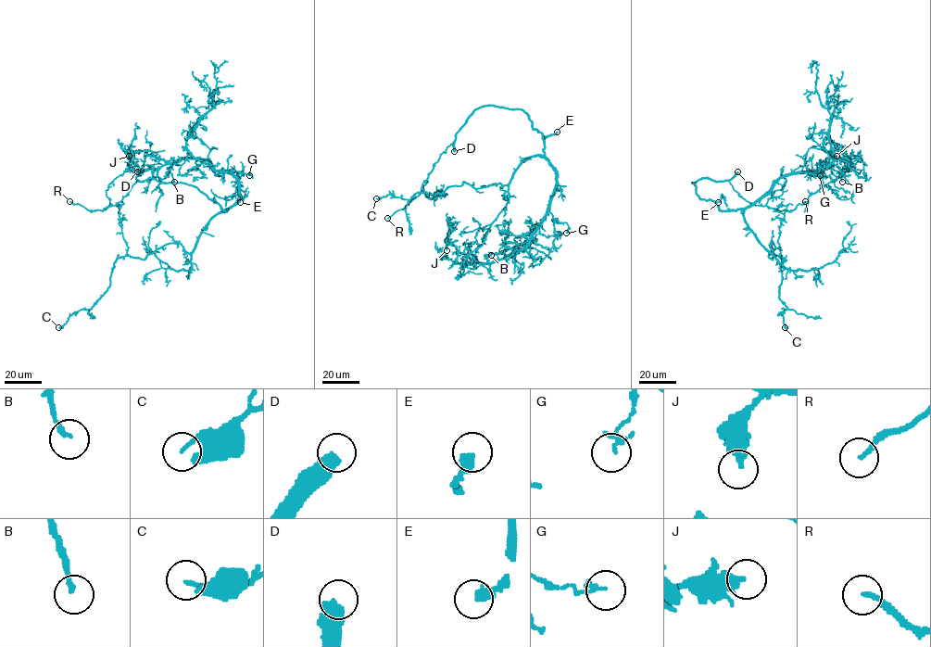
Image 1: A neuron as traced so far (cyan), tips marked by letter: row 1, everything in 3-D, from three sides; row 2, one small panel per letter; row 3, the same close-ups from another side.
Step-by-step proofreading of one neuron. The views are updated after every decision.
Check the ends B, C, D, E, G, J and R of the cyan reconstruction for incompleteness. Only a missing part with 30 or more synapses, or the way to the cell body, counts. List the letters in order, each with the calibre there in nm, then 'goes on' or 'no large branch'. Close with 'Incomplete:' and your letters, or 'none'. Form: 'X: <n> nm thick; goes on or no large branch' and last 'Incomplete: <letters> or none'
B: 170 nm thick; no large branch
C: 180 nm thick; no large branch
D: 550 nm thick; goes on
E: 340 nm thick; goes on
G: 200 nm thick; no large branch
J: 280 nm thick; no large branch
R: 160 nm thick; goes on
Incomplete: D, E, R

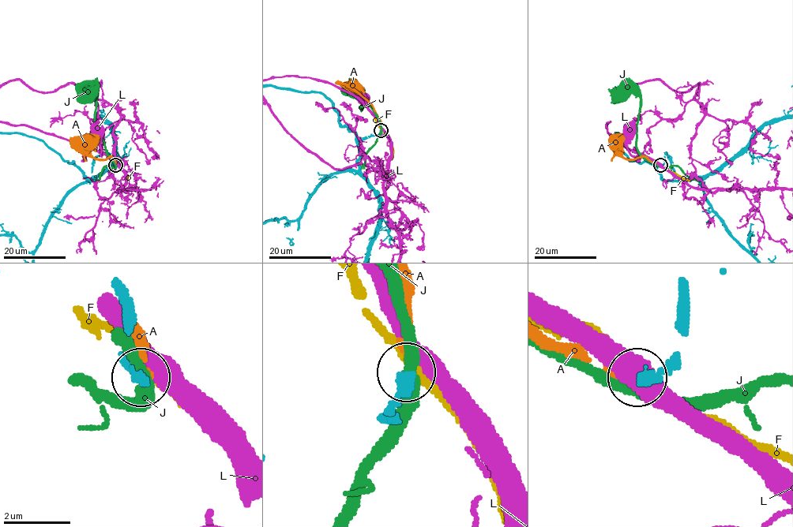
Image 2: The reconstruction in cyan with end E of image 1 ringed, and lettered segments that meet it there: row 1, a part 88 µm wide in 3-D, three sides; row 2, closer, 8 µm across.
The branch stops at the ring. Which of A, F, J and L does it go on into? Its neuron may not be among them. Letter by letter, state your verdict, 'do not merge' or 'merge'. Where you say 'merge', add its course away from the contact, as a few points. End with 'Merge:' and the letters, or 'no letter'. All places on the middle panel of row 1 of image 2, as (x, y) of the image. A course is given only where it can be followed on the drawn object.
A: merge; course (381, 129), (381, 121), (376, 111), (356, 92), (354, 86)
F: do not merge
J: do not merge
L: do not merge
Merge: A

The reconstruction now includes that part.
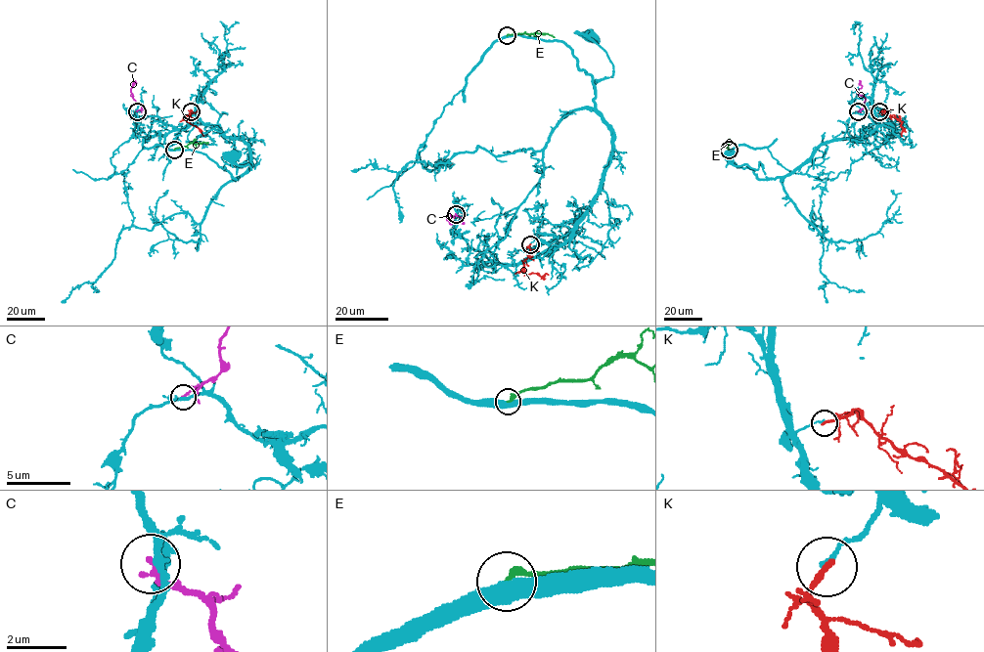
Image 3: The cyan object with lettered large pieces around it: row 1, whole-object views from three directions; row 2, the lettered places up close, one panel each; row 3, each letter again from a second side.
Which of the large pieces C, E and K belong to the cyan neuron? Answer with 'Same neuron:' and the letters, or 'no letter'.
Same neuron: no letter

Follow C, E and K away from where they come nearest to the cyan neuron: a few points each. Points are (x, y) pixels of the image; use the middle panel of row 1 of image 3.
C: (455, 214), (462, 222), (451, 224), (447, 213), (449, 219), (453, 215)
E: (507, 35), (545, 33), (555, 37)
K: (530, 244), (528, 256), (523, 262), (525, 273), (540, 277), (549, 275)

